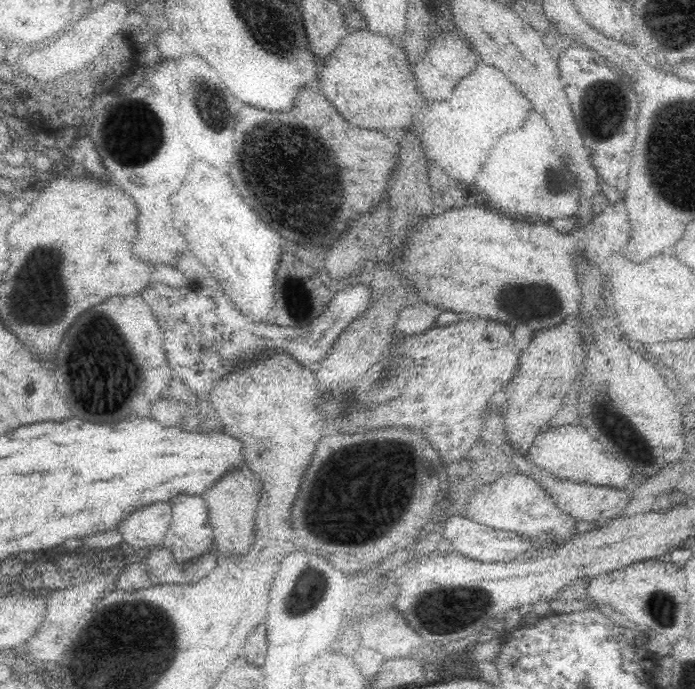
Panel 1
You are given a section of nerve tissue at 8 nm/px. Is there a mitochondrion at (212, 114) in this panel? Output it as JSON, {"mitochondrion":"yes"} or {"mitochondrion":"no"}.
{"mitochondrion":"yes"}

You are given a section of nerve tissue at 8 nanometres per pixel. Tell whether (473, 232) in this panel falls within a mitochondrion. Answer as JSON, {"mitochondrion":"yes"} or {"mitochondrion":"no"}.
{"mitochondrion":"no"}

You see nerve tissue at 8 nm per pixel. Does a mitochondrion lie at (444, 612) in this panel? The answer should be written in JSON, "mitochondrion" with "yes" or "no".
{"mitochondrion":"yes"}

